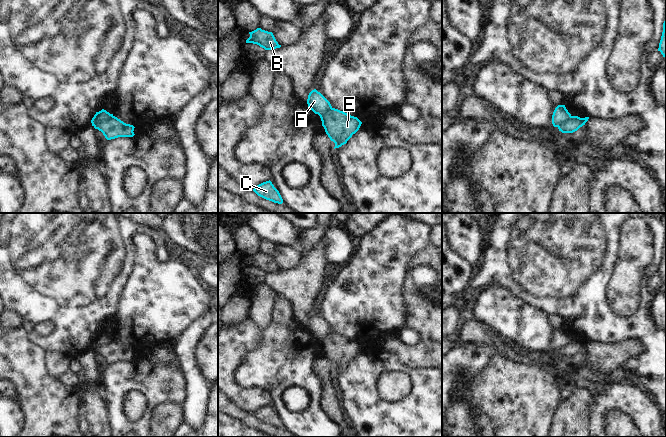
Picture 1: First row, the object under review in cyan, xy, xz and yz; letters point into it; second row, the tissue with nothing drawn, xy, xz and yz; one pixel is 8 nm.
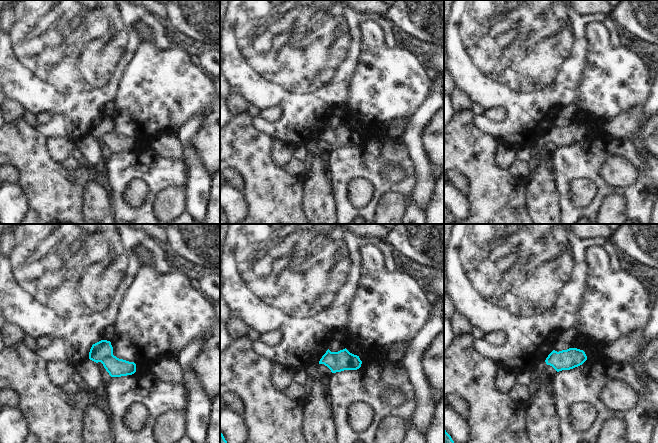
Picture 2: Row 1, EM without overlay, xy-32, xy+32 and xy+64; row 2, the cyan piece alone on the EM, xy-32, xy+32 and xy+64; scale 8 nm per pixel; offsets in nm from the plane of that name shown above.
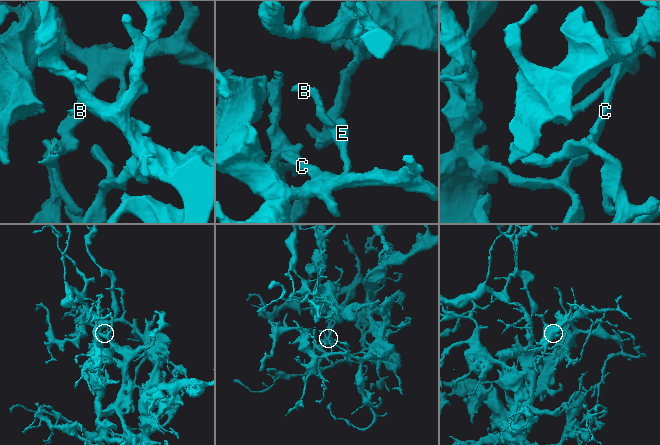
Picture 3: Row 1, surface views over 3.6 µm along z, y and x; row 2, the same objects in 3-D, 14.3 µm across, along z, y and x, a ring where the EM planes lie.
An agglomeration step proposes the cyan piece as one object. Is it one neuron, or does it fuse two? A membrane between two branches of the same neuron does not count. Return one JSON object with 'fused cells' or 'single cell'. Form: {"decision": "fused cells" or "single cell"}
{"decision": "fused cells"}

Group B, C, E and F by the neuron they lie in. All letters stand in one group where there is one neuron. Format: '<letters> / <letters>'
B F / C E

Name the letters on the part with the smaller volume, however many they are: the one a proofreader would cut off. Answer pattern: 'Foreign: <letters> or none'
Foreign: B, F

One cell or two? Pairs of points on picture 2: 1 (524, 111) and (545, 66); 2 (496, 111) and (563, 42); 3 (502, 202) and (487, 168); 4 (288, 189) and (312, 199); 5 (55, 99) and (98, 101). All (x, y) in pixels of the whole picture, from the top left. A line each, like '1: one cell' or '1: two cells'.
1: one cell
2: two cells
3: one cell
4: two cells
5: one cell

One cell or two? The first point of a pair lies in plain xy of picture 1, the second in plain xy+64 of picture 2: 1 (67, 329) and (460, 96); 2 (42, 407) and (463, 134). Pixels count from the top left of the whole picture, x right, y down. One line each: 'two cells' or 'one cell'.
1: two cells
2: one cell

